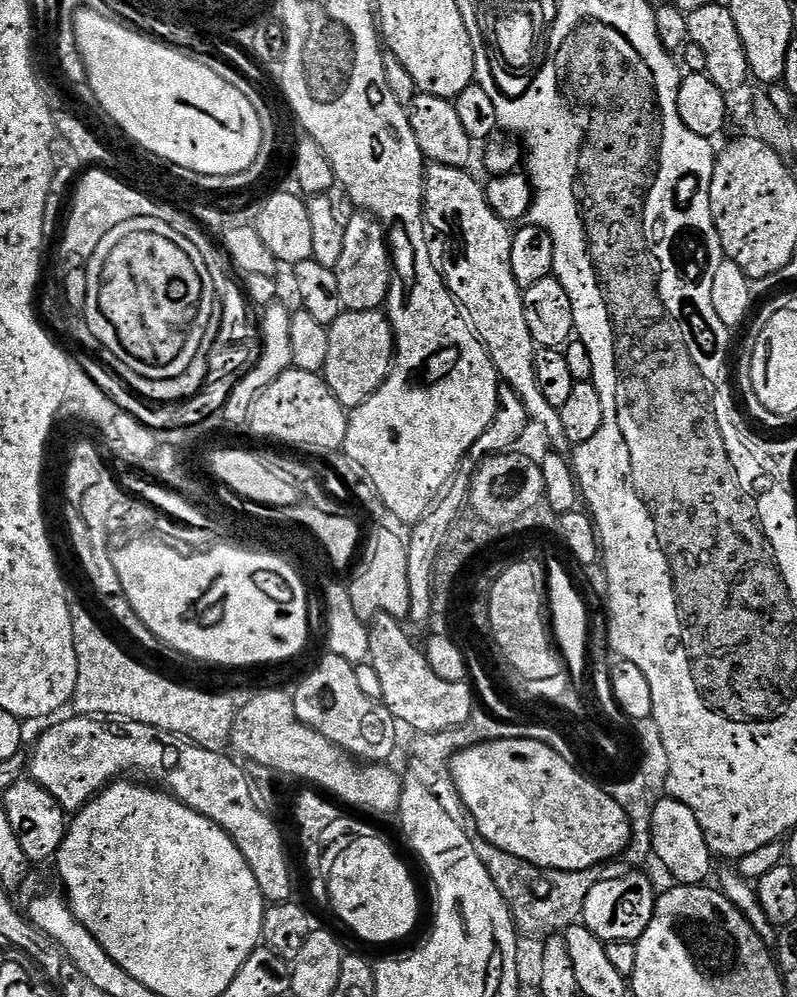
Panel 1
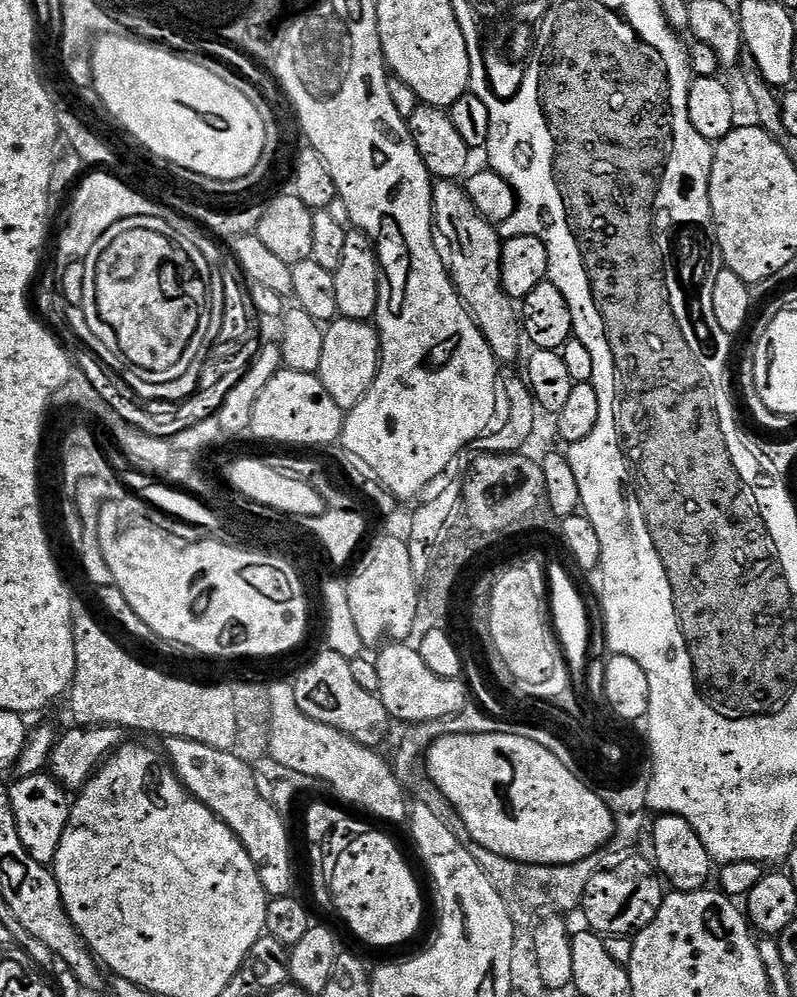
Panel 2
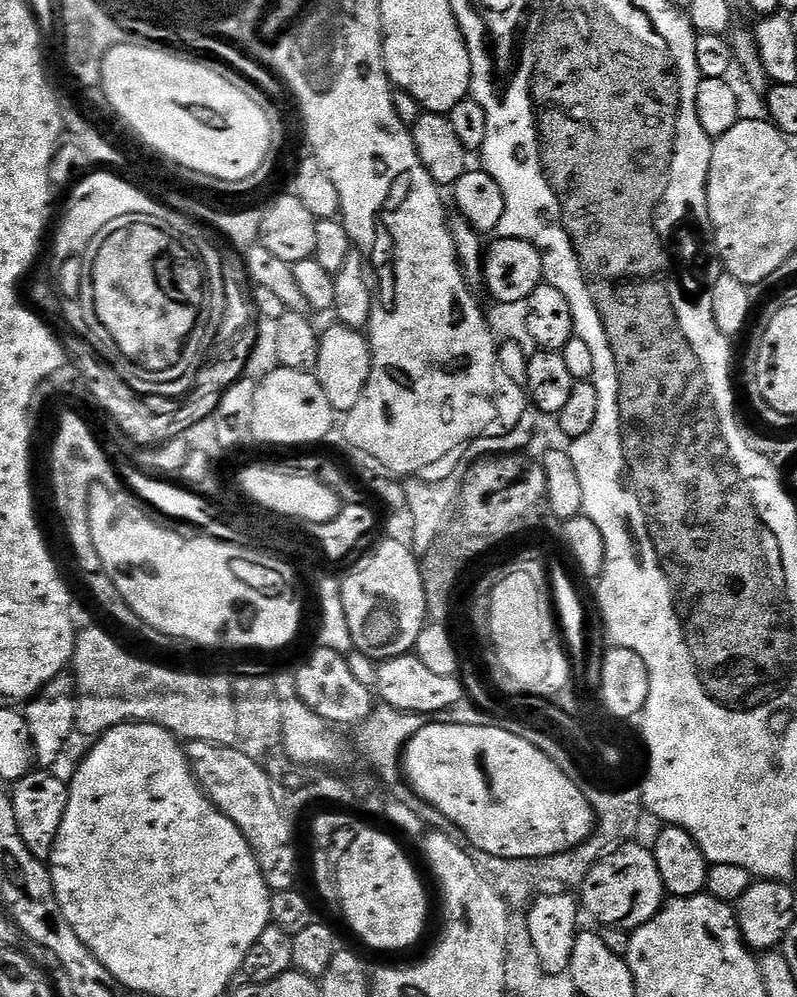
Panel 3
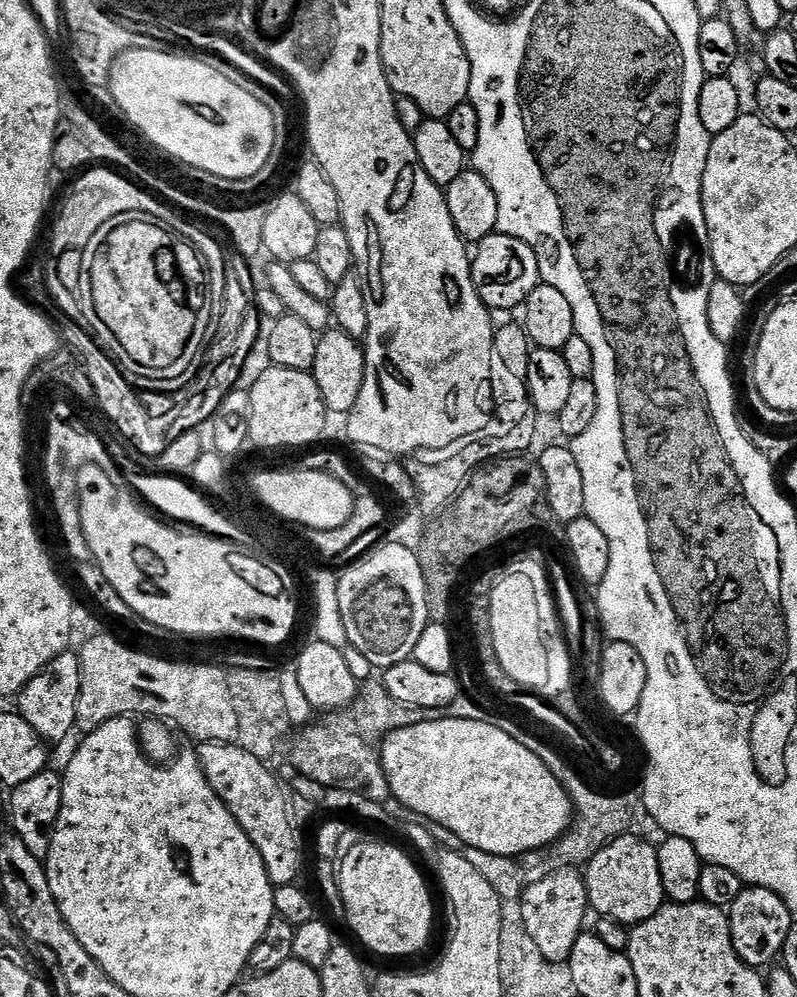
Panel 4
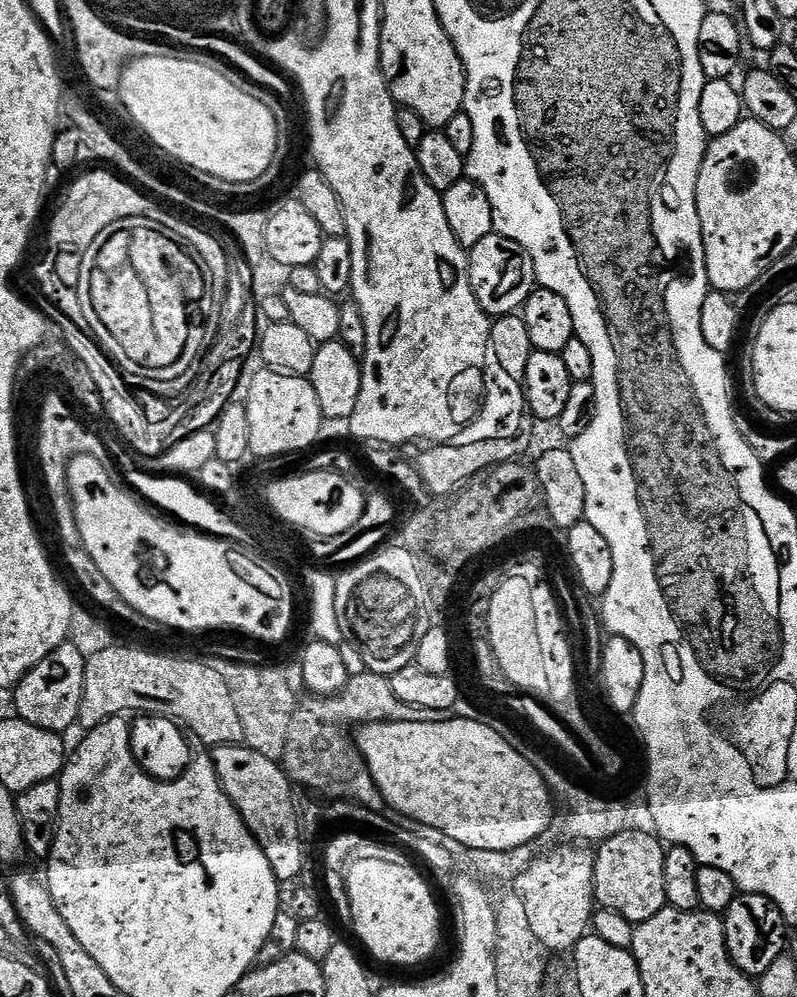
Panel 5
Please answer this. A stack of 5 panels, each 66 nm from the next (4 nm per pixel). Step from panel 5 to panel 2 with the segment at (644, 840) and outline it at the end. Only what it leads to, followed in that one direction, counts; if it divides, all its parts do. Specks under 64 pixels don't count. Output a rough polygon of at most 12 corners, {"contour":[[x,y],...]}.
{"contour":[[628,854],[594,874],[582,913],[601,937],[631,937],[666,888],[655,863]]}

